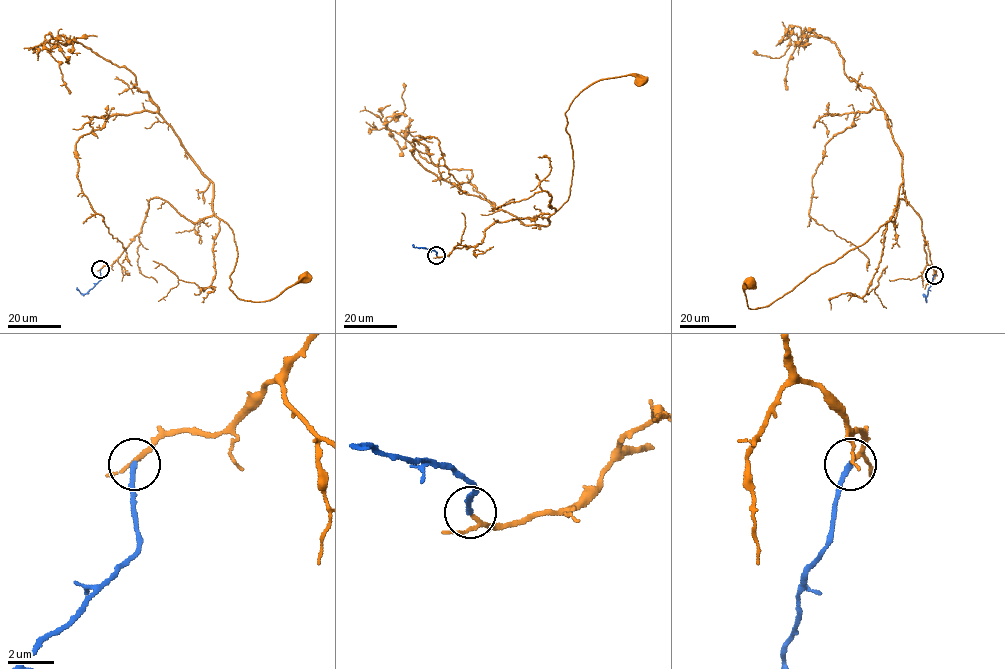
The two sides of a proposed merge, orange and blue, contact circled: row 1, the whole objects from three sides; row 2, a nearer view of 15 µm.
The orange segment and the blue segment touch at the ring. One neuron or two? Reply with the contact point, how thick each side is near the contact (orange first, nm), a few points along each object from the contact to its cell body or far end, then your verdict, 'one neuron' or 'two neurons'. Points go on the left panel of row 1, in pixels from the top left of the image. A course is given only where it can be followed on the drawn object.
(100, 269) | 150/240 nm | orange via (100, 269), (160, 198), (193, 222), (213, 214), (232, 228), (229, 288), (238, 298), (272, 299), (303, 278) | blue via (100, 269), (100, 279), (86, 293), (76, 287) | one neuron

